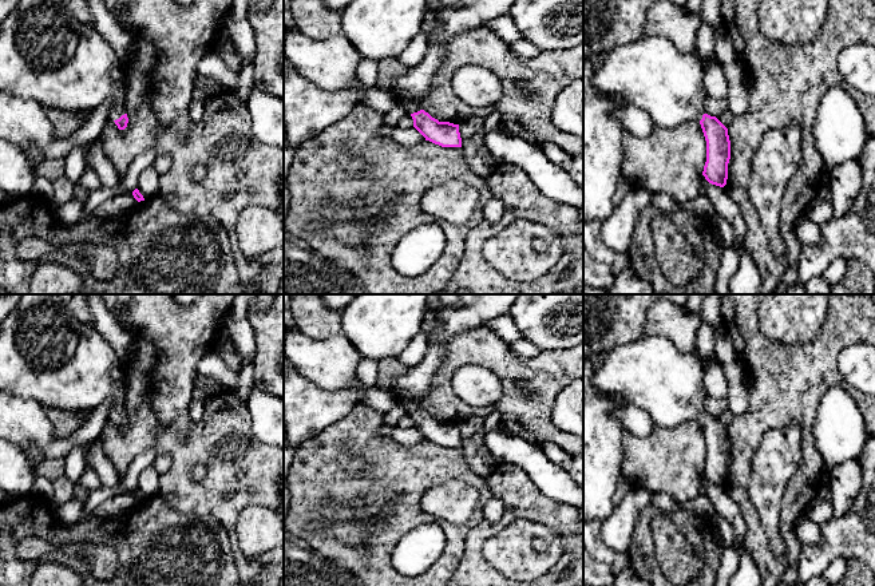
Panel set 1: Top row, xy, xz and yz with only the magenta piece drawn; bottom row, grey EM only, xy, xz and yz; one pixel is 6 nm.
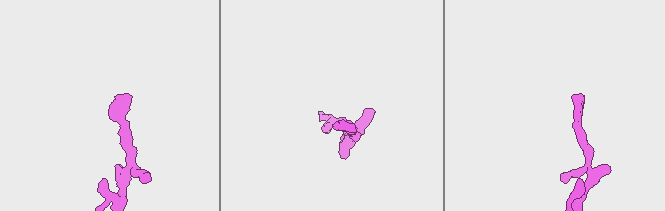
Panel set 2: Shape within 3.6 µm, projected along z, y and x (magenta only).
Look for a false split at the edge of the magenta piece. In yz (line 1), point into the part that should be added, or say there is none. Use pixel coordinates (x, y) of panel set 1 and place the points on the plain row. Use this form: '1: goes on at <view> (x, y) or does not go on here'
1: goes on at yz (650, 373)

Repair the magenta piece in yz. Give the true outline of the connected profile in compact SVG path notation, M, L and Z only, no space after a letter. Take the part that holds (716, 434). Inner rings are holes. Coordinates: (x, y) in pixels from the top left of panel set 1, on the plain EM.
M644 336L605 353L591 380L599 392L621 395L627 405L648 412L657 427L673 428L698 420L706 440L702 475L724 487L731 440L728 428L702 409L704 373L709 364L709 356L698 351L681 352L665 336Z

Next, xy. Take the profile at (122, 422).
M21 294L20 301L0 326L0 391L23 399L33 399L45 409L91 411L111 399L110 420L119 429L128 423L126 368L111 344L91 325L74 318L56 294Z

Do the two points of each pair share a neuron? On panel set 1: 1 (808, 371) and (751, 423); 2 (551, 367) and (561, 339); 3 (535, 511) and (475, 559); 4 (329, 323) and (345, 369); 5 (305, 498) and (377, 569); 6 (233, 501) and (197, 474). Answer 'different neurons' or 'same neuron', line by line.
1: same neuron
2: different neurons
3: same neuron
4: different neurons
5: same neuron
6: different neurons

